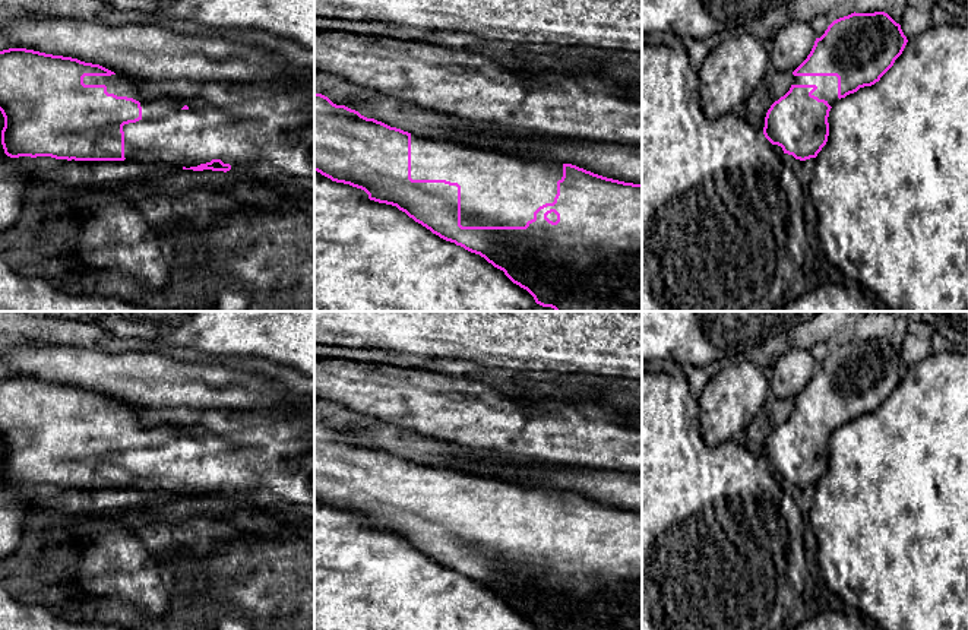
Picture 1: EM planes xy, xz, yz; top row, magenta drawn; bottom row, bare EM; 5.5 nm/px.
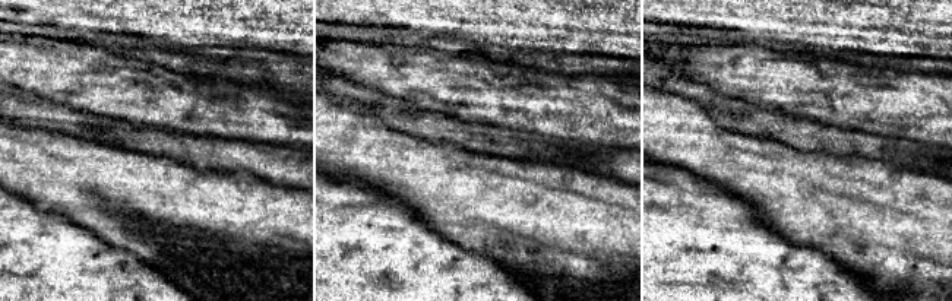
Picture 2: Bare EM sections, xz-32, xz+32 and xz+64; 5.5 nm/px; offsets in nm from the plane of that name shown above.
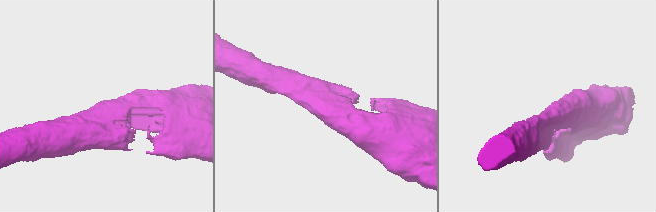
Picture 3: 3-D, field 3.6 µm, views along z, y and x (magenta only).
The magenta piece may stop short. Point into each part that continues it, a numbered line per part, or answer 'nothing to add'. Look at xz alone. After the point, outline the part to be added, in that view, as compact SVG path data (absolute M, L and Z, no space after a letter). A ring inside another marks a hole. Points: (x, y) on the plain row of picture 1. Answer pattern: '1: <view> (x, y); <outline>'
1: xz (496, 516); M411 462L411 506L458 510L462 554L525 554L540 534L554 529L561 504L563 491L528 488L452 466Z

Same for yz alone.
1: yz (826, 417); M794 403L793 412L816 412L817 417L812 422L825 427L831 434L839 427L836 403Z

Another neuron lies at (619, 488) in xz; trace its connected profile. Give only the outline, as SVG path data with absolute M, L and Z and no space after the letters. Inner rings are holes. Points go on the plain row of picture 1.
M475 460L466 466L452 466L458 471L475 474L480 477L493 477L506 482L518 484L528 488L547 488L554 491L572 491L594 501L633 512L642 512L642 471L614 471L614 469L595 469L581 468L570 465L550 465L550 463L528 463L519 466L515 475L506 472L502 463L490 460Z

